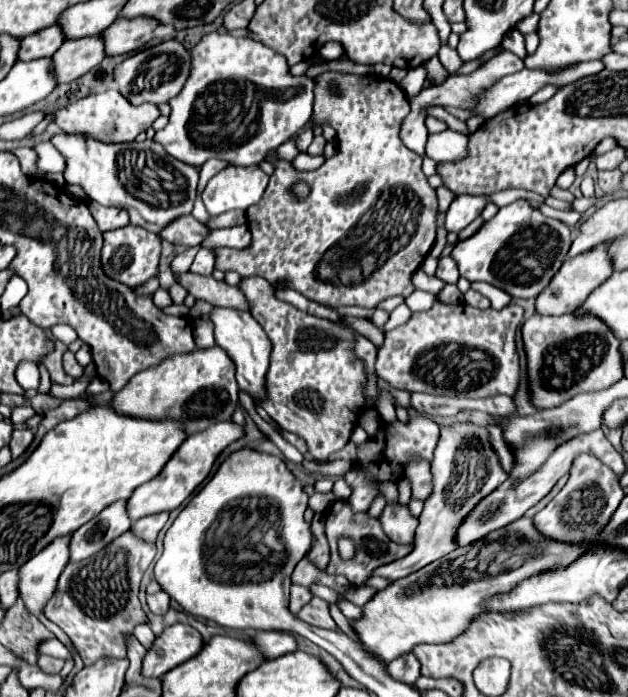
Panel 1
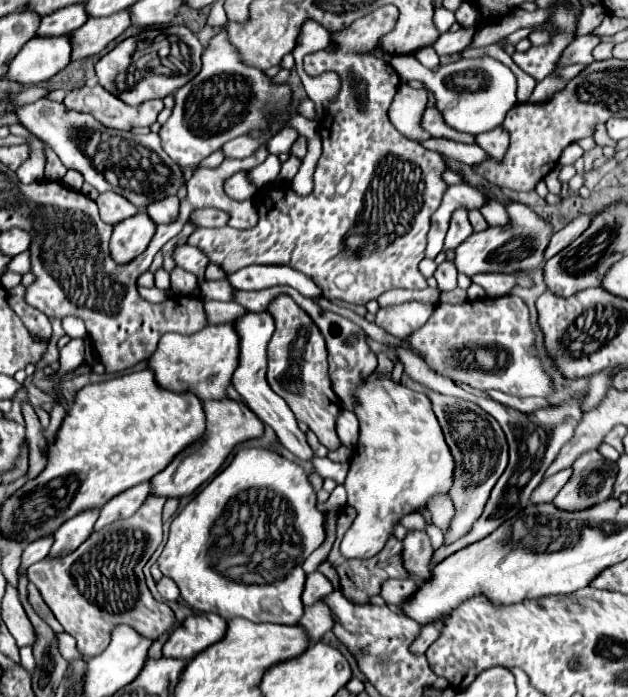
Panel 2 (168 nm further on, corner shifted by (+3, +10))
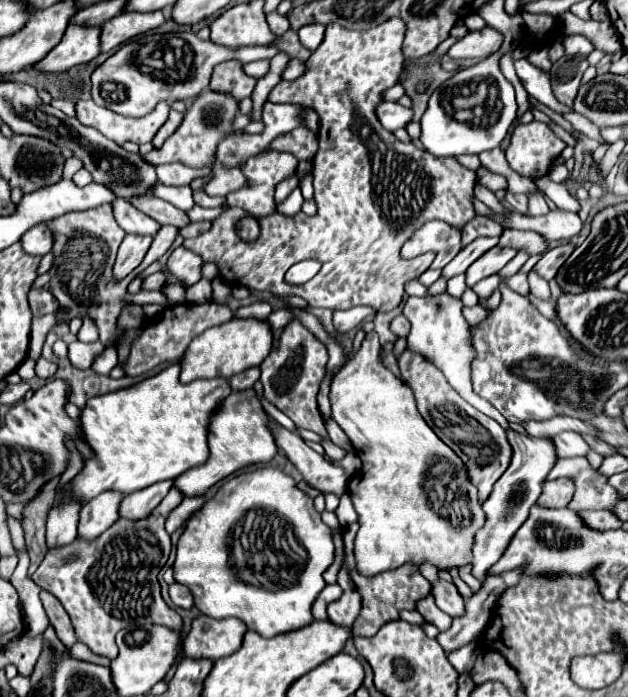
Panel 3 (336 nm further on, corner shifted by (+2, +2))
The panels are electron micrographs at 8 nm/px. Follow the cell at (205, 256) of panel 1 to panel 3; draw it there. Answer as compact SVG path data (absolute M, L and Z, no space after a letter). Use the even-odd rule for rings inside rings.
M179 246L171 252L171 256L167 260L167 270L177 280L191 286L201 280L201 264L203 264L203 260L199 258L199 254L187 250L185 246Z

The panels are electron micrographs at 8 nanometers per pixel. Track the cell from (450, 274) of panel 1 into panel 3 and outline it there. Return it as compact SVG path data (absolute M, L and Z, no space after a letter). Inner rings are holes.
M447 292L439 294L439 296L411 298L411 306L407 300L405 308L403 308L403 316L411 322L411 332L407 336L407 348L419 350L419 354L423 354L425 358L431 358L435 364L439 364L439 370L445 374L447 382L453 386L453 390L461 398L465 398L471 406L475 406L485 416L499 422L499 426L503 430L509 430L509 424L505 422L505 418L487 400L483 400L479 394L473 392L471 364L475 360L475 348L471 344L471 324L463 318L461 310L463 310L461 300L449 296Z

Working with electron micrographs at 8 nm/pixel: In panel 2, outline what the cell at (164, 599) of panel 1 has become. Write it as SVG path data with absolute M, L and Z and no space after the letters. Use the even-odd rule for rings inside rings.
M160 578L158 582L156 582L156 588L158 588L158 592L160 592L160 596L164 598L166 601L176 601L178 600L178 596L180 596L180 592L178 592L178 586L170 580L170 578Z

